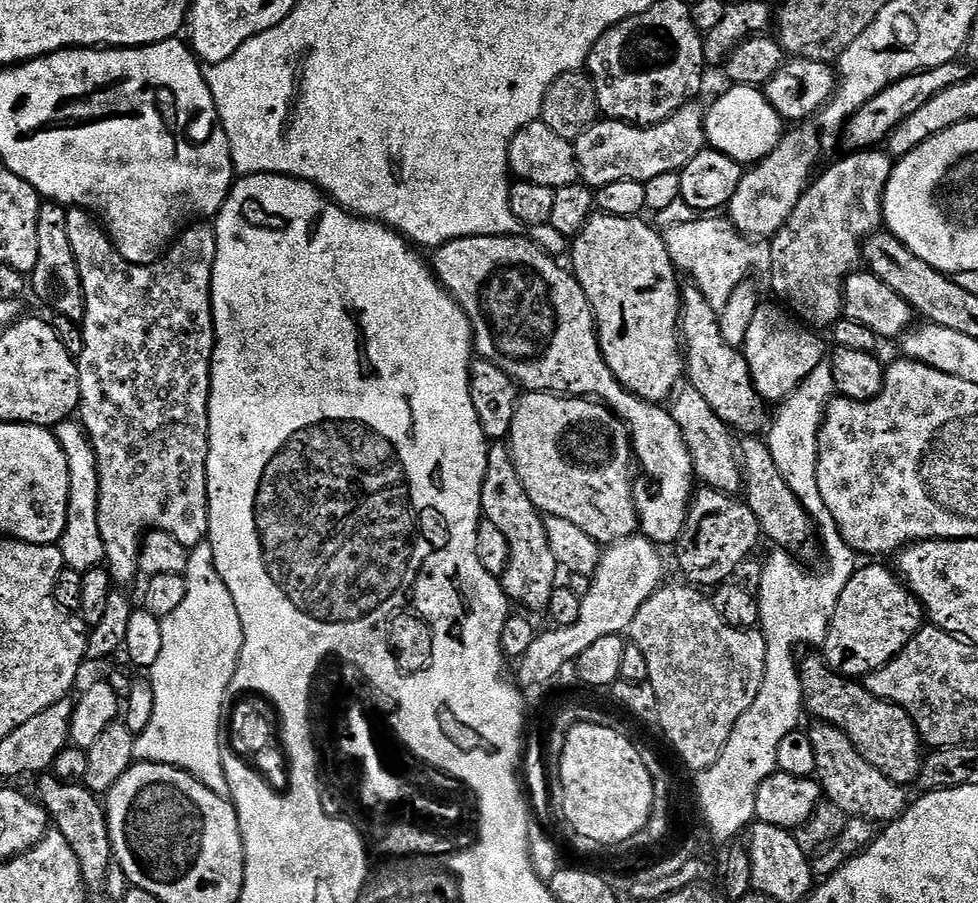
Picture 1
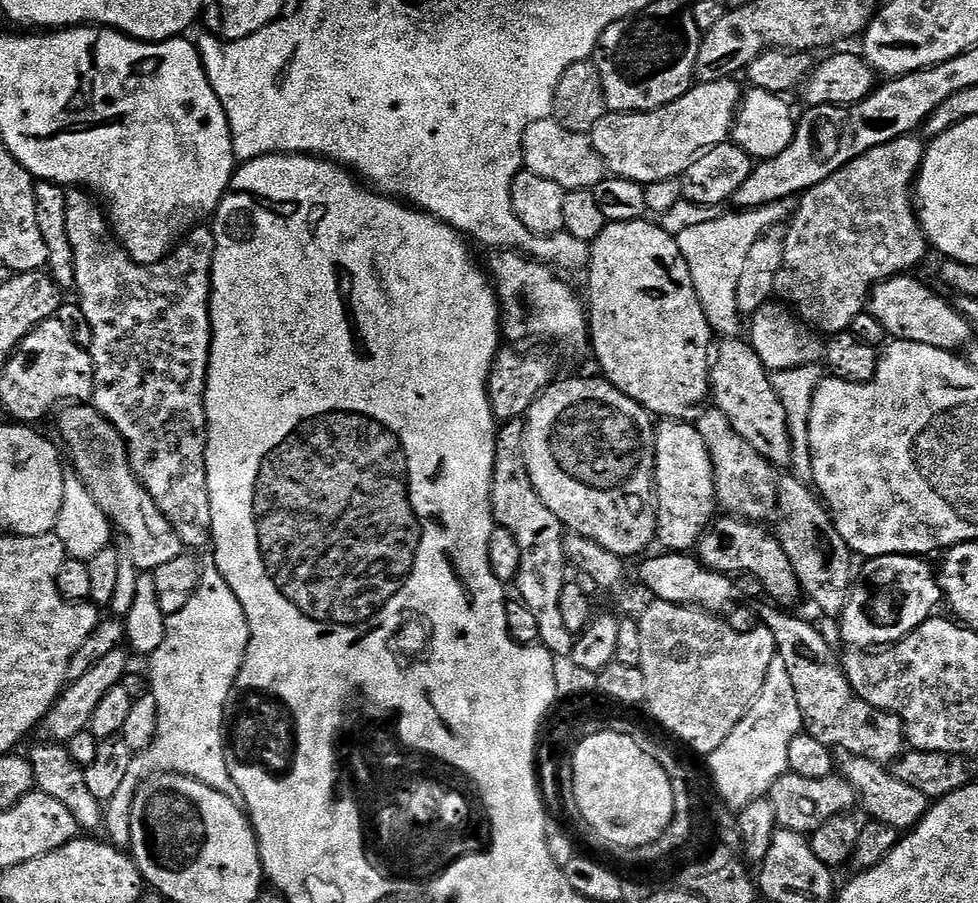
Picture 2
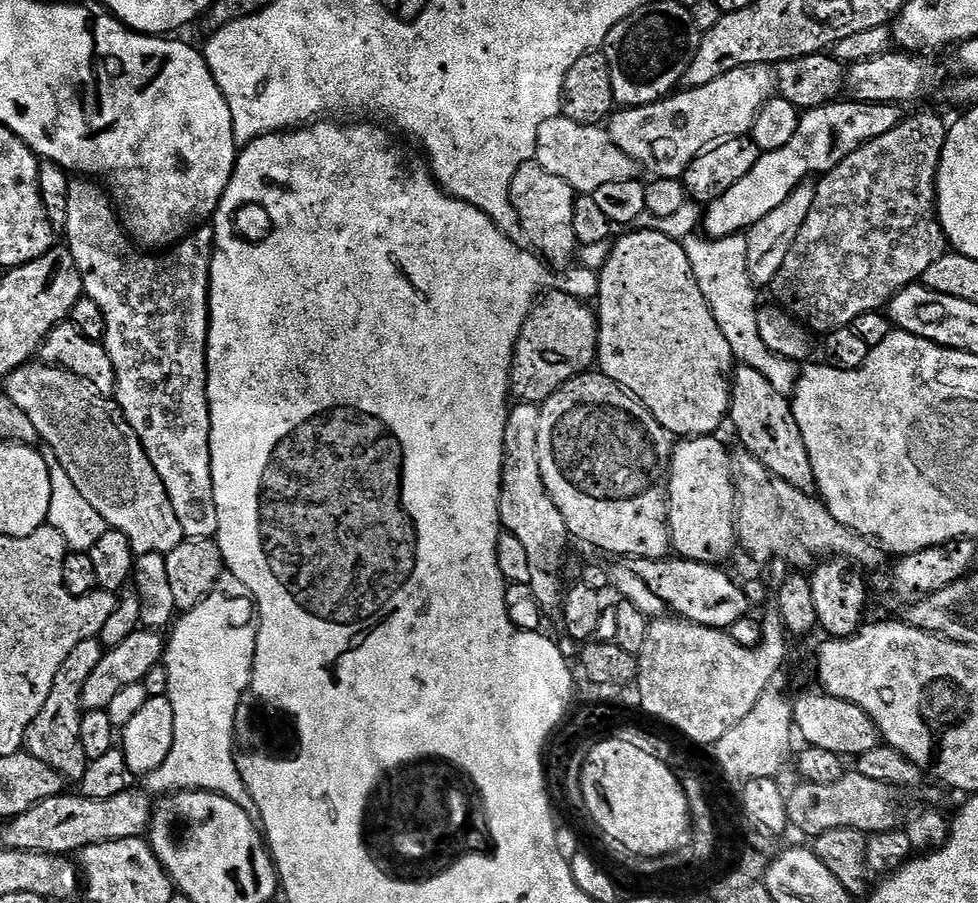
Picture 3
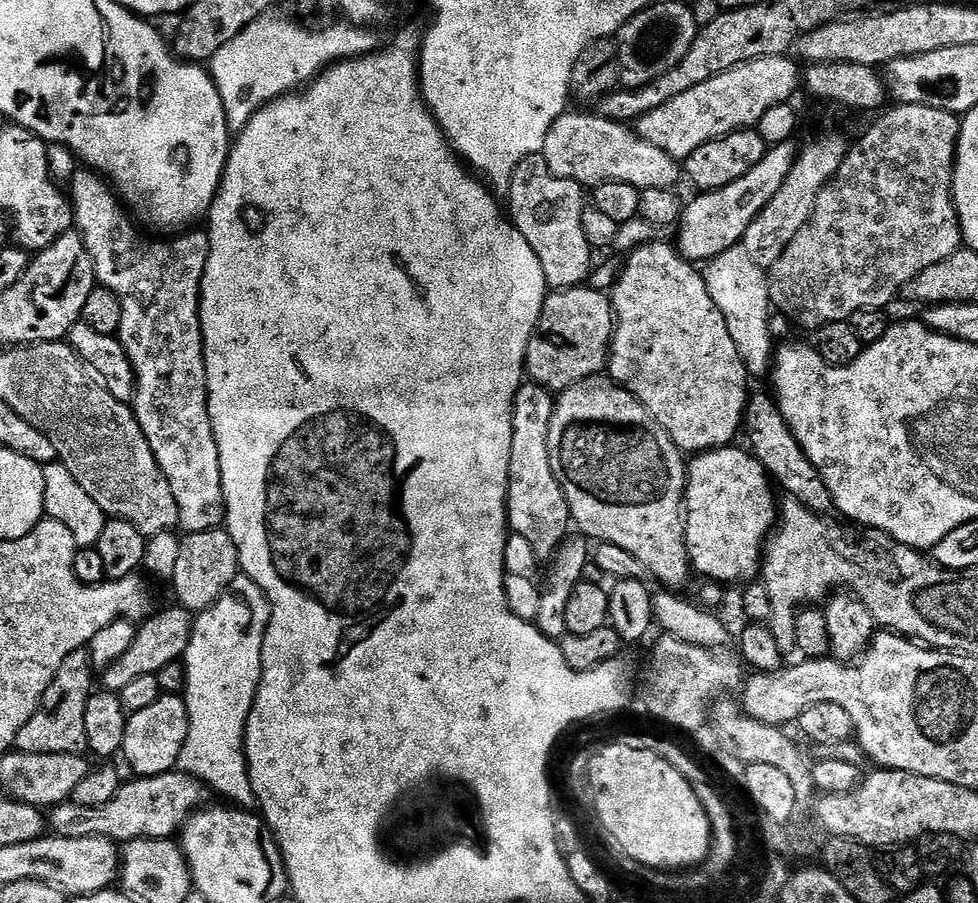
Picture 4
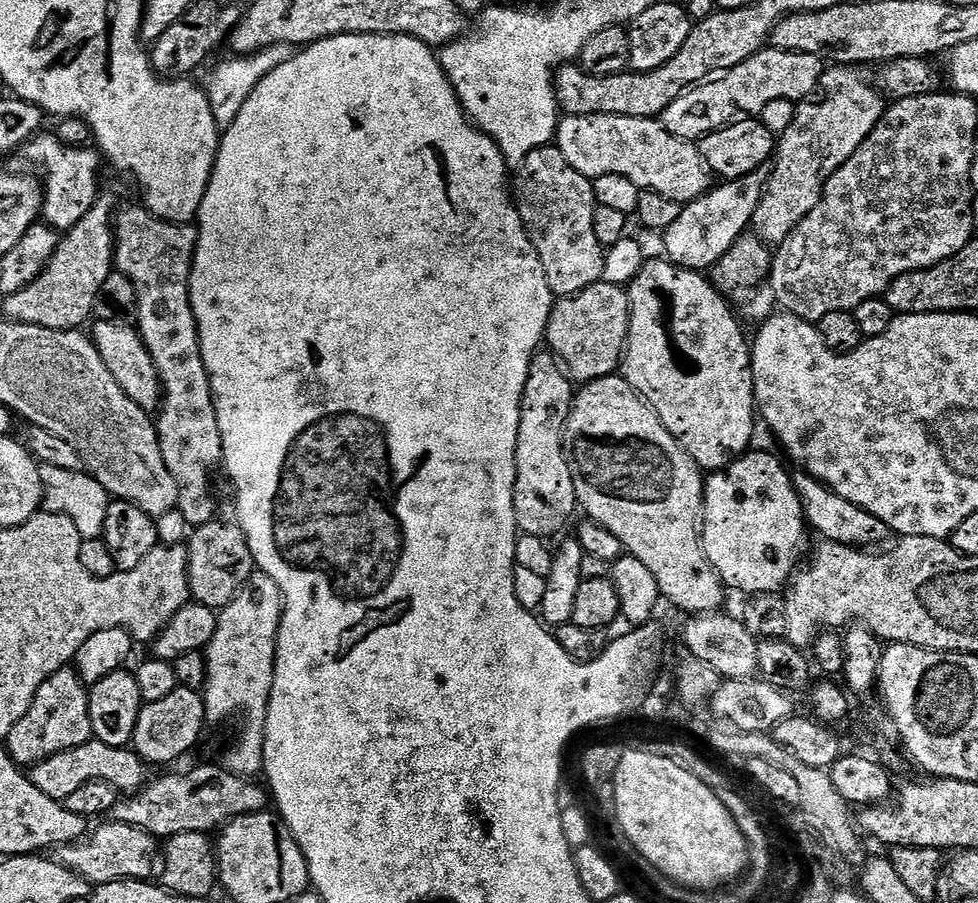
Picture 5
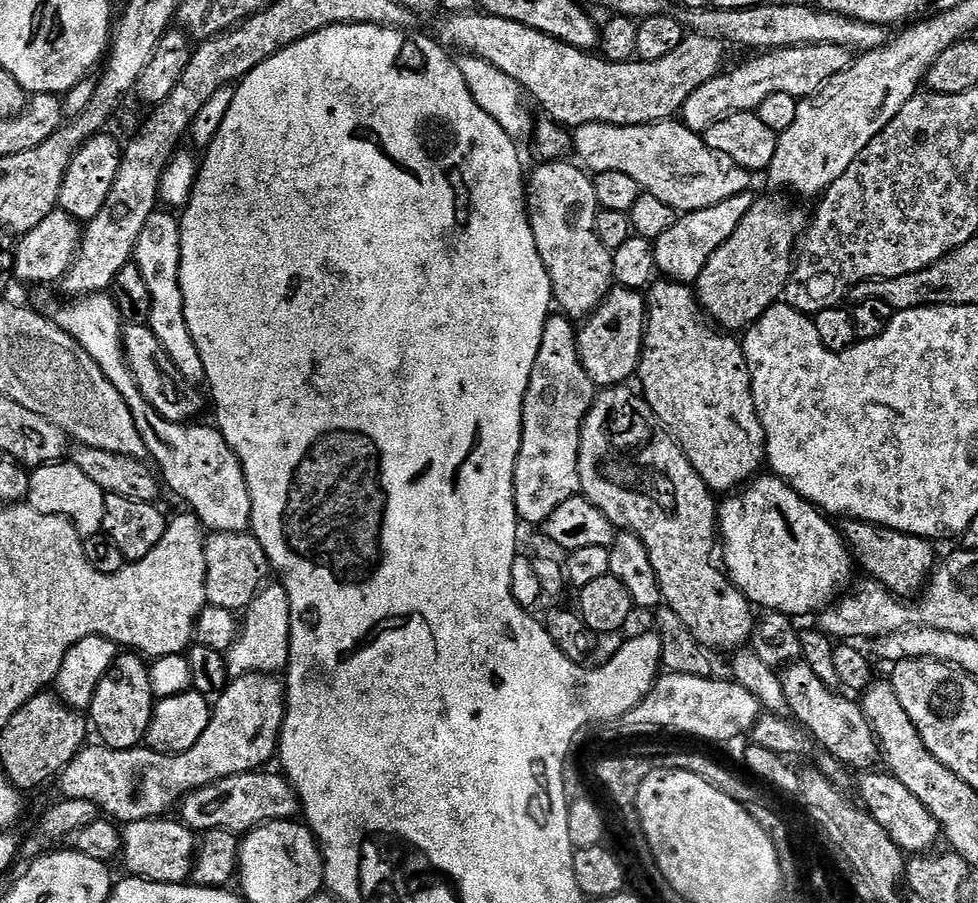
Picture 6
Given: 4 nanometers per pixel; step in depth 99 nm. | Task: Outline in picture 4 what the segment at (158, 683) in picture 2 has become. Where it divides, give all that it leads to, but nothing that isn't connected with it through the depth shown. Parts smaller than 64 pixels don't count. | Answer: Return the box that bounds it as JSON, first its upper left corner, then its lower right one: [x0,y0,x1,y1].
[178,595,270,810]

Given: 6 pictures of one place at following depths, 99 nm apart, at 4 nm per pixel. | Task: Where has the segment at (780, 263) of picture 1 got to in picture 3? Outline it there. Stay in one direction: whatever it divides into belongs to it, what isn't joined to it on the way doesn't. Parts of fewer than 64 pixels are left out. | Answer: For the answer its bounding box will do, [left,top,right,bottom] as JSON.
[770,112,948,334]

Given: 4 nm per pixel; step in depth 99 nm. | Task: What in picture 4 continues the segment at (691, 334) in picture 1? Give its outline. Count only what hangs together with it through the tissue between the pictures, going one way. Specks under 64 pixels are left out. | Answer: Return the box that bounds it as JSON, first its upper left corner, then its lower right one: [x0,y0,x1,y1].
[746,395,833,514]

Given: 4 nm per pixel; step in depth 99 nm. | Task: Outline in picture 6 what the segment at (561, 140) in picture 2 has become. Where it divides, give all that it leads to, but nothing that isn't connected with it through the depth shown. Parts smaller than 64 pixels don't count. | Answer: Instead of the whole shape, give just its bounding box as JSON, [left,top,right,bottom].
[574,119,753,214]

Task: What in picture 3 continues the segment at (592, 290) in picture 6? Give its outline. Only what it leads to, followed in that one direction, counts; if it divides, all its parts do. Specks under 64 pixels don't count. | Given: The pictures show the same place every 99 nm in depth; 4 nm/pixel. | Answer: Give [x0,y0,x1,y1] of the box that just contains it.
[510,159,578,261]

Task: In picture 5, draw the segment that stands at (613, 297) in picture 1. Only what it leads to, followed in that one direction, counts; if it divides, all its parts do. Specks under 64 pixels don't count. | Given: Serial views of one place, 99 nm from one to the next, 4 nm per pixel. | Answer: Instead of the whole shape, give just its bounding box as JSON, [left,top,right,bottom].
[618,259,757,470]

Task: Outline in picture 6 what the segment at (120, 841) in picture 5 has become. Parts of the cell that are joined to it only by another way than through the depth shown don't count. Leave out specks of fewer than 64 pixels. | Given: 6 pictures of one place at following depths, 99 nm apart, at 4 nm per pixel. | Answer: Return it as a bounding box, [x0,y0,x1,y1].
[122,818,198,884]

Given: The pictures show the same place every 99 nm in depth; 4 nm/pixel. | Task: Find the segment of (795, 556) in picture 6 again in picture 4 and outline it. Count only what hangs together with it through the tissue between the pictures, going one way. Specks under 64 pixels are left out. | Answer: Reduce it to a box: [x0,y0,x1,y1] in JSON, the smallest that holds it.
[684,446,778,585]

